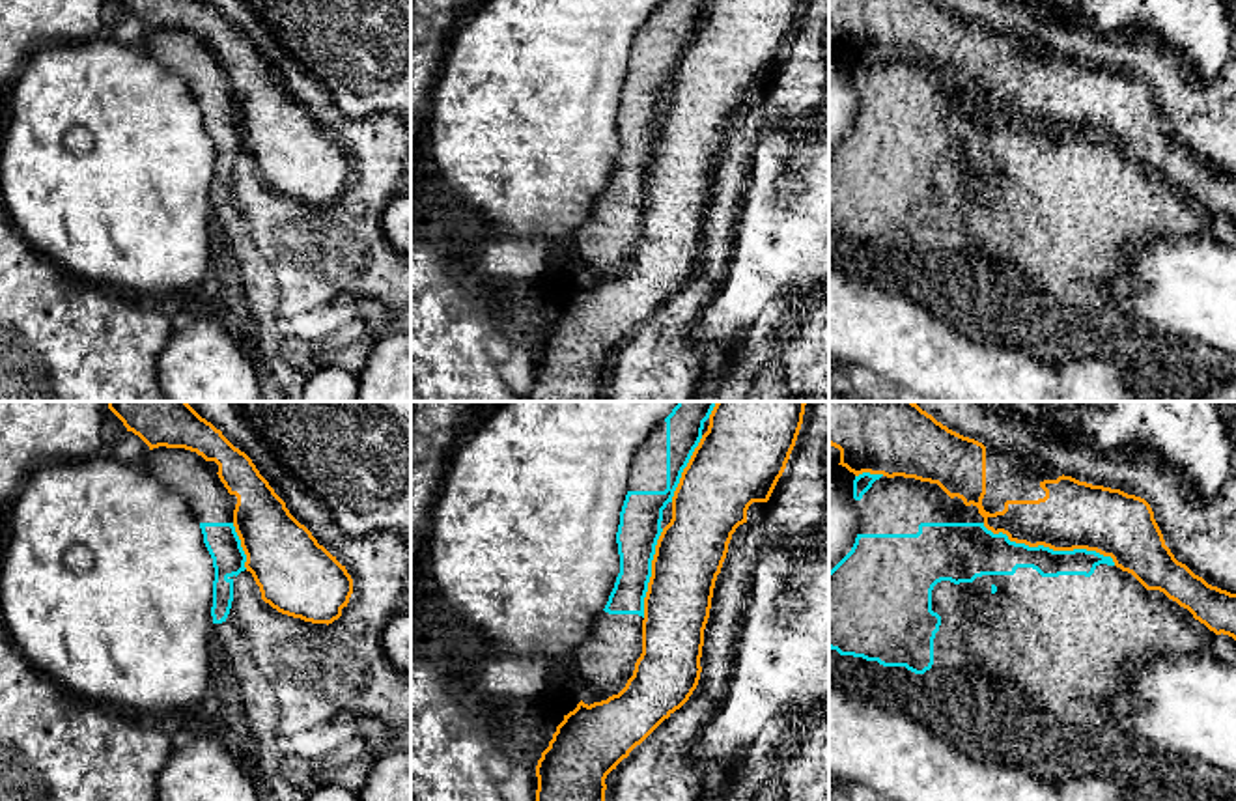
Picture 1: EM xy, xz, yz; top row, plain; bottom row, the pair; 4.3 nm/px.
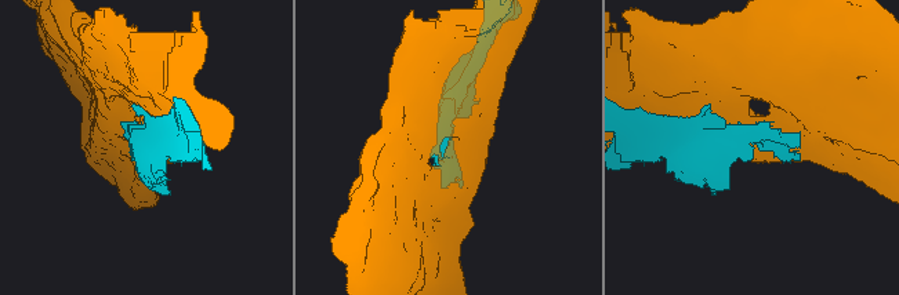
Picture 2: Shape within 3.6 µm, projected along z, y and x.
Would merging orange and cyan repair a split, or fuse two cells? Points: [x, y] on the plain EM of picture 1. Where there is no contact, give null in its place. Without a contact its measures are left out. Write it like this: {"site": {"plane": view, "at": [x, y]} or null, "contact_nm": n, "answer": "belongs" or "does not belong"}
{"site": {"plane": "yz", "at": [1050, 129]}, "contact_nm": 600, "answer": "does not belong"}

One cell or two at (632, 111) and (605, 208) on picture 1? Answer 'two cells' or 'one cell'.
one cell

